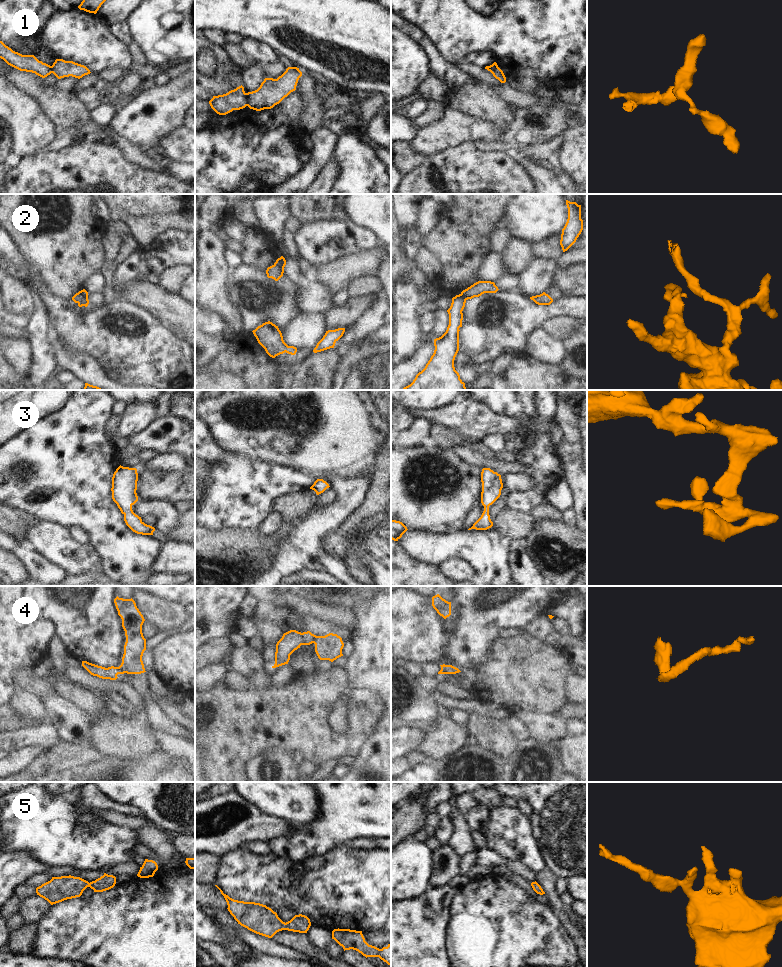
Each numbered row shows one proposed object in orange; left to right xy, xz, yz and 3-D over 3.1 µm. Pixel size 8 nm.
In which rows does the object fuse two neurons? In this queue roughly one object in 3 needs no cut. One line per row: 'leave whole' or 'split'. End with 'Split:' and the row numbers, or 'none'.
1: split
2: split
3: leave whole
4: split
5: leave whole
Split: 1, 2, 4

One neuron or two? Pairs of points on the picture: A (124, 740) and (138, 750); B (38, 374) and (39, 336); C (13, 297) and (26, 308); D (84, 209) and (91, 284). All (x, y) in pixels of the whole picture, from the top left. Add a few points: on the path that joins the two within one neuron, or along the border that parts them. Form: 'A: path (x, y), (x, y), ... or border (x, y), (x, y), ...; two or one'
A: path (127, 740), (135, 747); one
B: path (39, 365), (39, 345); one
C: path (16, 298), (23, 305); one
D: border (99, 271), (86, 282), (84, 288); two

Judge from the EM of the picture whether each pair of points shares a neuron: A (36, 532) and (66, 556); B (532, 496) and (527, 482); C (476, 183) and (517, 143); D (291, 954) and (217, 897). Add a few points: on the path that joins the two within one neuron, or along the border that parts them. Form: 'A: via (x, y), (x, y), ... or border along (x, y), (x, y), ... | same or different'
A: via (43, 537), (49, 539), (59, 549) | same
B: border along (531, 489), (509, 493) | different
C: border along (484, 151), (507, 153) | different
D: border along (226, 908), (214, 909) | different

